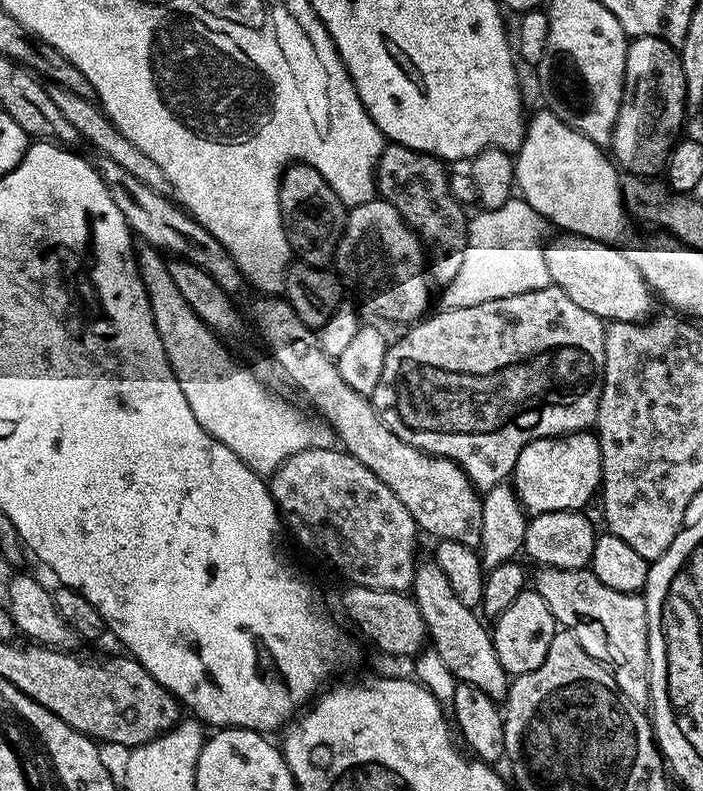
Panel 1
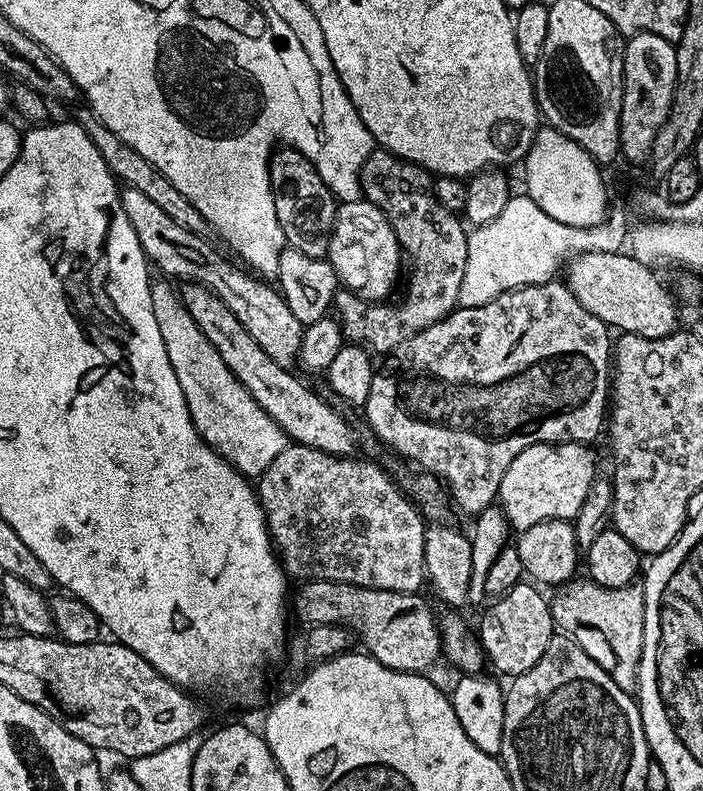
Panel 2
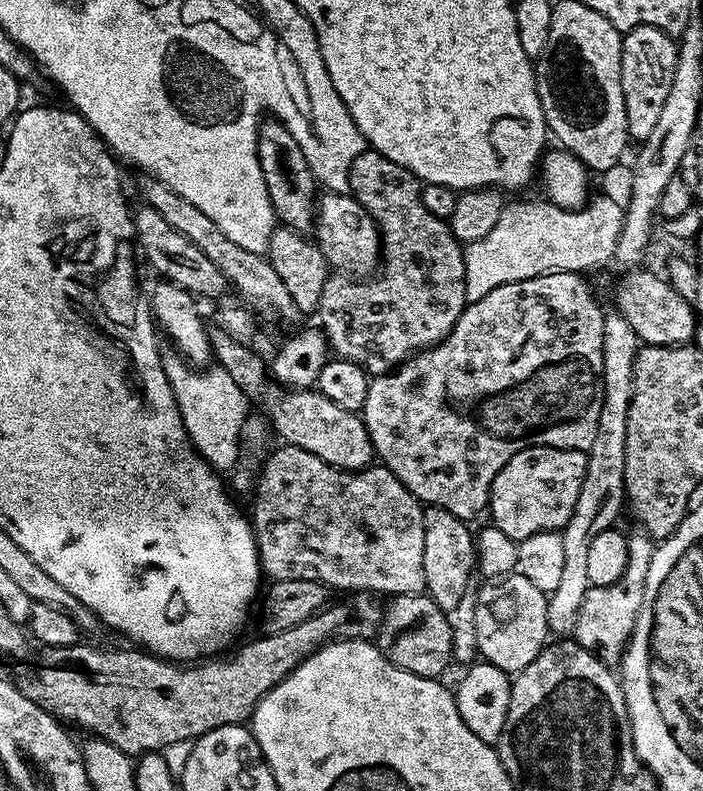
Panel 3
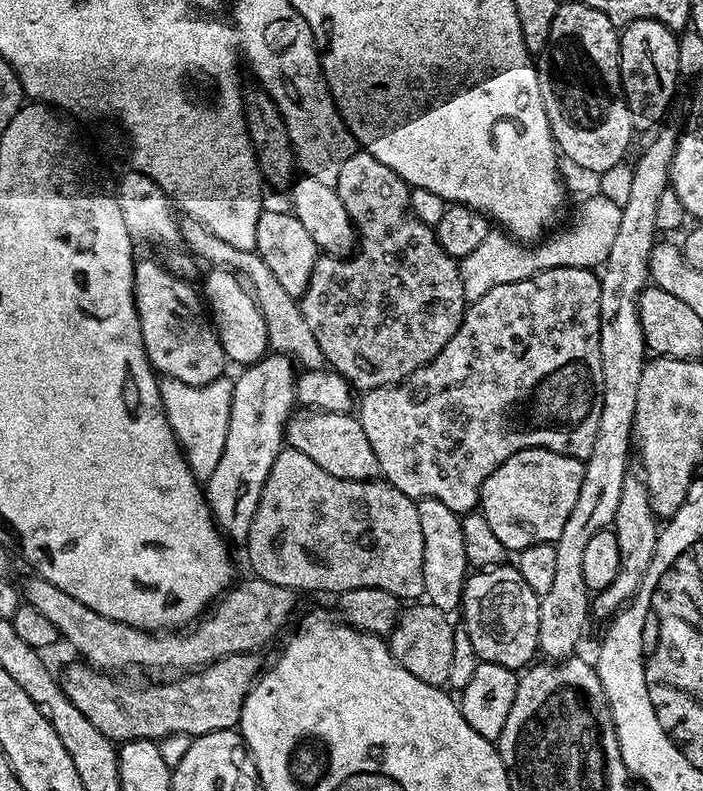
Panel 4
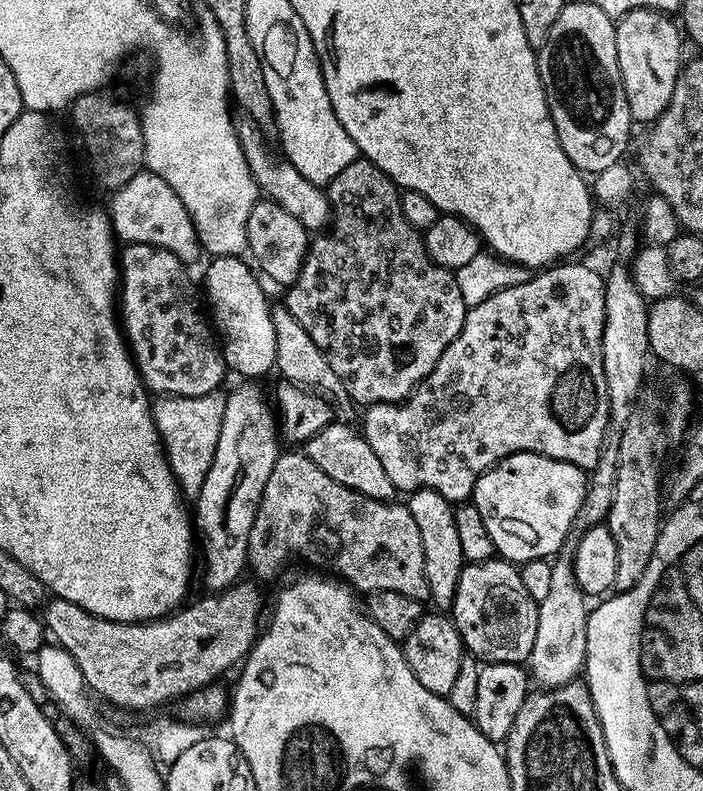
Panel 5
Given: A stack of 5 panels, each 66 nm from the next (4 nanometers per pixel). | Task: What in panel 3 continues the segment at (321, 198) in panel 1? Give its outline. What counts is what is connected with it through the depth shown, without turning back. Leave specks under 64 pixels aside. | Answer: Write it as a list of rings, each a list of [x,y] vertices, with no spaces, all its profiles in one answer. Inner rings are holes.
[[[268,118],[259,125],[257,158],[261,164],[262,177],[266,182],[275,219],[285,228],[292,228],[301,234],[311,233],[316,223],[318,183],[315,174],[311,172],[306,155],[302,152],[302,147],[298,146],[297,139],[279,120]]]

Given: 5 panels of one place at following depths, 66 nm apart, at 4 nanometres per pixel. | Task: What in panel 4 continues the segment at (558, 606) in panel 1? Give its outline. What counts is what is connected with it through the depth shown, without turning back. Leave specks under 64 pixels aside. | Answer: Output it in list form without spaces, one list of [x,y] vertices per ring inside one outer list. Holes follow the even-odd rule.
[[[629,474],[622,482],[618,514],[614,521],[614,531],[618,538],[618,550],[620,551],[618,575],[615,576],[614,582],[610,582],[610,586],[606,586],[602,591],[595,593],[590,604],[590,612],[593,617],[611,618],[625,604],[631,604],[636,592],[644,584],[646,570],[650,570],[650,562],[654,562],[654,550],[658,546],[660,528],[657,517],[652,514],[650,494],[646,490],[643,479],[639,475],[635,475]]]

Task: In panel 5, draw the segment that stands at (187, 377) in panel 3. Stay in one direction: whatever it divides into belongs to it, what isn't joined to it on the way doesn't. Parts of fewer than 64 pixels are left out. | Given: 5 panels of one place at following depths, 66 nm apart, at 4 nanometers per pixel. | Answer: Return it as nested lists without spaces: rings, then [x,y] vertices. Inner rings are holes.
[[[219,391],[205,396],[161,396],[152,405],[152,417],[164,444],[164,454],[185,497],[195,498],[202,490],[202,482],[206,482],[206,474],[210,474],[210,462],[214,462],[214,450],[218,450],[218,434],[222,434],[223,409],[224,396]]]

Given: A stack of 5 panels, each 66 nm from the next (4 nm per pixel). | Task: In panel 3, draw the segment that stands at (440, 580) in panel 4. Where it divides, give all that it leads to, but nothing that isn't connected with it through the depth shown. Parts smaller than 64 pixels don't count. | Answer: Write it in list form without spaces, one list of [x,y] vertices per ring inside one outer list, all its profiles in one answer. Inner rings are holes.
[[[445,508],[424,509],[424,537],[422,538],[422,570],[426,574],[424,592],[440,609],[450,613],[461,601],[466,584],[478,564],[474,532],[465,521],[459,520]]]

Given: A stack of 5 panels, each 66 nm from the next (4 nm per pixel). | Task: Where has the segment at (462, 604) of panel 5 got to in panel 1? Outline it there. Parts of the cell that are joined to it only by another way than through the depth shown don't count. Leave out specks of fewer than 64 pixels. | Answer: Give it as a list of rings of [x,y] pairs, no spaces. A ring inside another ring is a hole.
[[[525,590],[522,594],[518,594],[518,598],[514,598],[514,602],[510,602],[510,606],[506,606],[506,610],[502,610],[502,614],[495,617],[493,624],[496,625],[491,625],[490,631],[494,642],[494,654],[498,654],[498,662],[502,662],[504,671],[512,678],[530,674],[538,670],[542,662],[546,662],[546,652],[550,650],[550,642],[554,642],[554,634],[558,630],[550,606],[546,606],[544,599],[534,590]]]

